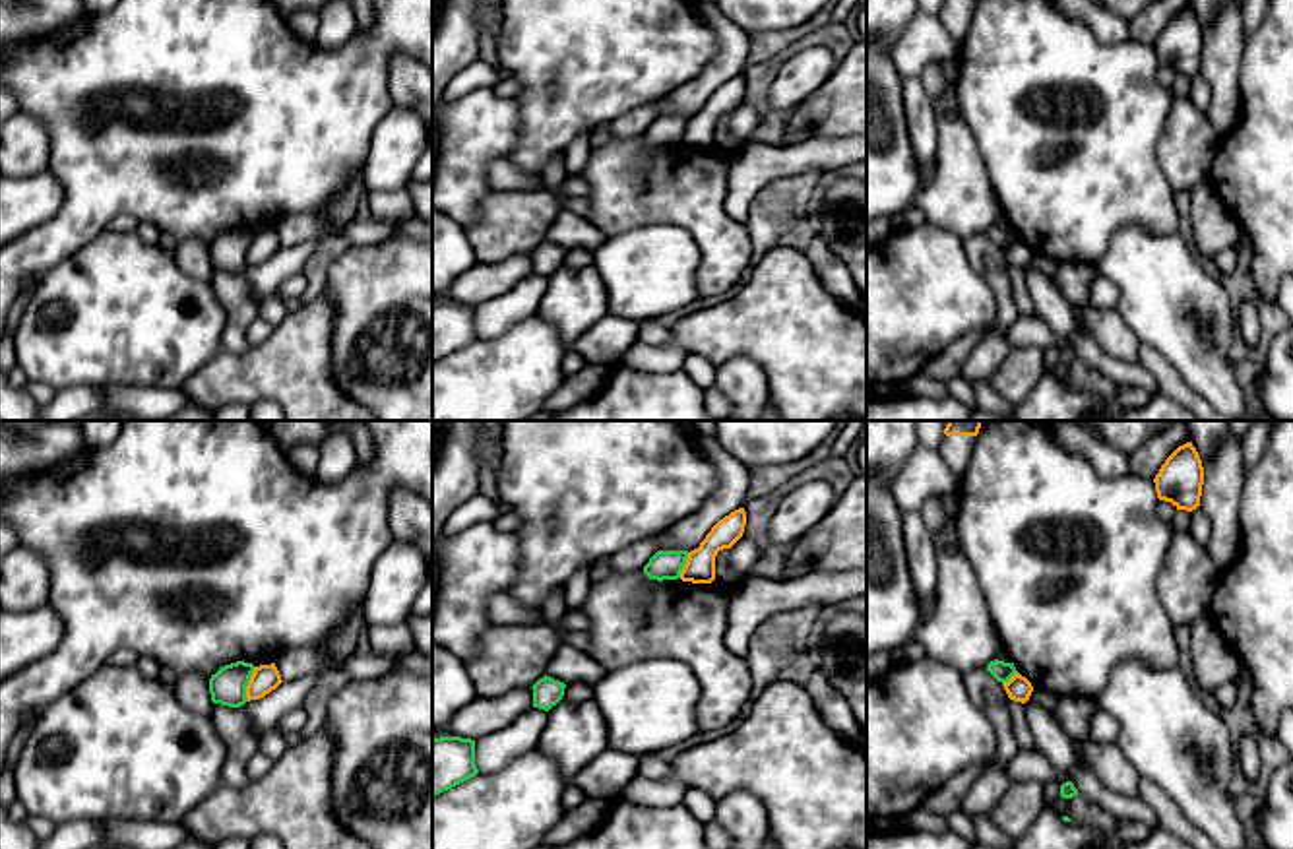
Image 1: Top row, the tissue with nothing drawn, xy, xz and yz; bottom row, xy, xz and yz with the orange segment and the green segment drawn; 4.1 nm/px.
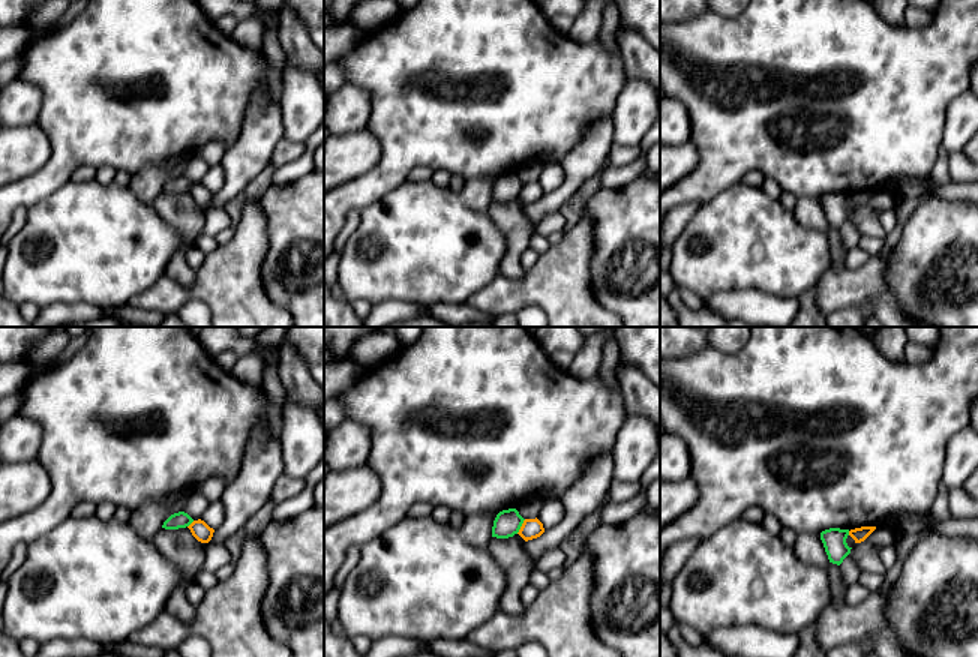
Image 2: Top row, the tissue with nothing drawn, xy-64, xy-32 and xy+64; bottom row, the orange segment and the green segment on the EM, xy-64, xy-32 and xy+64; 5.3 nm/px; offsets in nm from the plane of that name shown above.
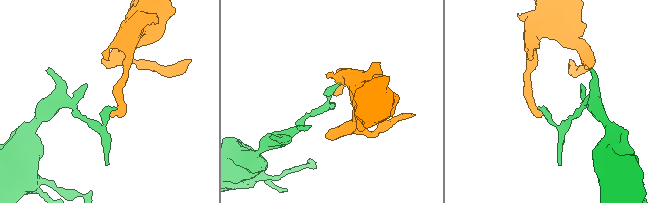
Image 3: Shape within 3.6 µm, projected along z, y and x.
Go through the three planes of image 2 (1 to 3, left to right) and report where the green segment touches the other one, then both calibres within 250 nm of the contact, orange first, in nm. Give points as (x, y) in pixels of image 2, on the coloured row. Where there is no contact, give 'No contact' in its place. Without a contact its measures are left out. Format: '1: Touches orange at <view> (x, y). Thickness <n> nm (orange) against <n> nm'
1: Touches orange at xy-64 (191, 524). Thickness 100 nm (orange) against 90 nm
2: Touches orange at xy-32 (521, 527). Thickness 110 nm (orange) against 140 nm
3: Touches orange at xy+64 (849, 533). Thickness 80 nm (orange) against 130 nm

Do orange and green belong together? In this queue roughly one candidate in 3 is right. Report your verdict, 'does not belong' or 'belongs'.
does not belong

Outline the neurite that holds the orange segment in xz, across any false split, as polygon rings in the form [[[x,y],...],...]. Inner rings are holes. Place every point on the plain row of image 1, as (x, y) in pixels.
[[[739,74],[719,85],[698,114],[688,118],[680,138],[682,147],[711,149],[715,145],[715,122],[723,114],[731,114],[744,99],[746,78]]]

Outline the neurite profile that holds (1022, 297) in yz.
[[[1010,266],[1014,302],[1024,316],[1035,316],[1035,306],[1025,285],[1025,269]]]

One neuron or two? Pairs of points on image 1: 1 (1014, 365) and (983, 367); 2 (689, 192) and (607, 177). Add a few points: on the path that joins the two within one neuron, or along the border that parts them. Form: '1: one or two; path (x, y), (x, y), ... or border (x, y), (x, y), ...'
1: two; border (1012, 345), (985, 380)
2: one; path (669, 192), (636, 198), (627, 188)

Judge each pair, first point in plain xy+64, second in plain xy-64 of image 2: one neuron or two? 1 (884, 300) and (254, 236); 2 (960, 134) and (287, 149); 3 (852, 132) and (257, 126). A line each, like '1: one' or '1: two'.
1: one
2: two
3: two

